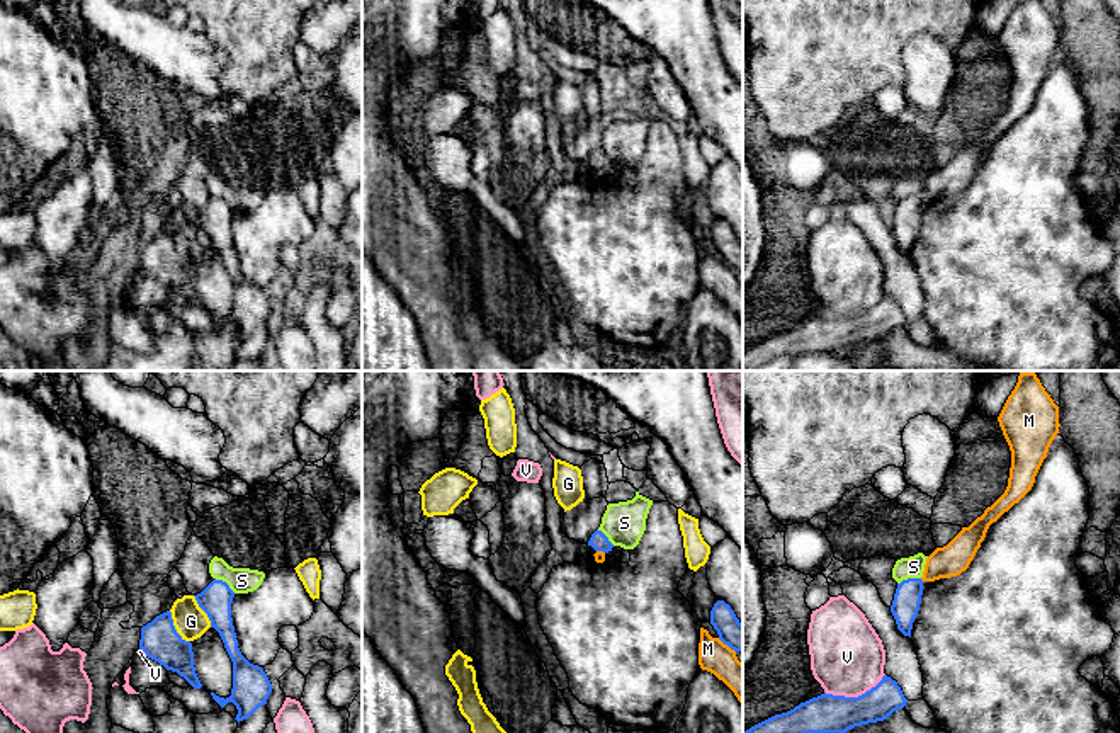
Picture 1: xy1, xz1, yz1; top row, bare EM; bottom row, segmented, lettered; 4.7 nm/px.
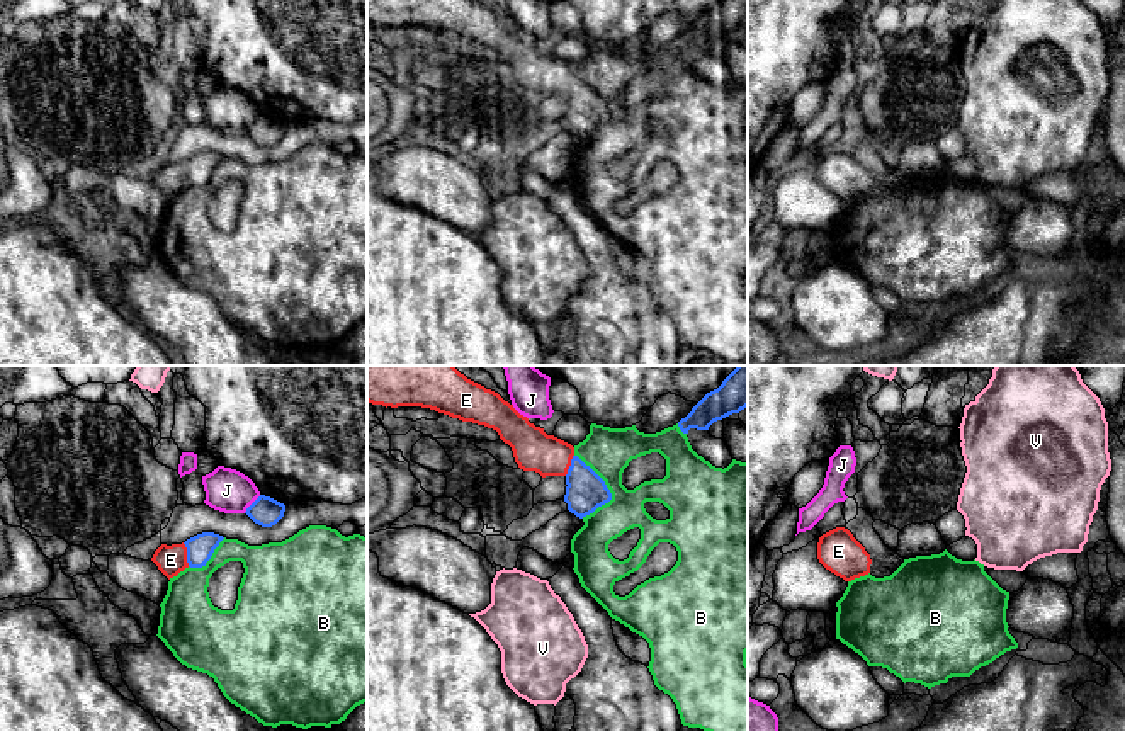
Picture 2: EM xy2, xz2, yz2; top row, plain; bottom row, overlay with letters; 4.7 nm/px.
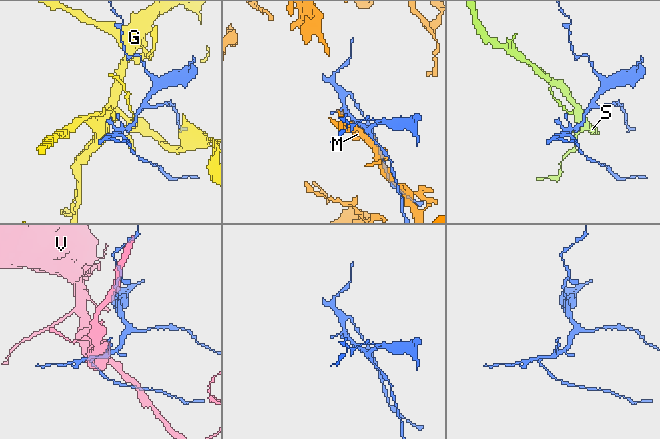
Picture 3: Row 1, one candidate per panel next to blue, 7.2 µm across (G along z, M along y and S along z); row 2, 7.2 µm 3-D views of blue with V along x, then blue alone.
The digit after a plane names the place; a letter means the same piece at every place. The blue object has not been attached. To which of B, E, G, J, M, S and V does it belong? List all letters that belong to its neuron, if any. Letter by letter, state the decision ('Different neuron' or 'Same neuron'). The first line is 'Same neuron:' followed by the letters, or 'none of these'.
Same neuron: E
B: Different neuron
E: Same neuron
G: Different neuron
J: Different neuron
M: Different neuron
S: Different neuron
V: Different neuron

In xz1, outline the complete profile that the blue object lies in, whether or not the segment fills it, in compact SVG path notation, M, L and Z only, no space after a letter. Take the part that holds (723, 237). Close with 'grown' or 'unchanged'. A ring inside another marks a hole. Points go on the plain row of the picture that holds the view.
M717 219L710 230L710 243L719 259L734 270L743 270L743 243L724 219Z | unchanged

